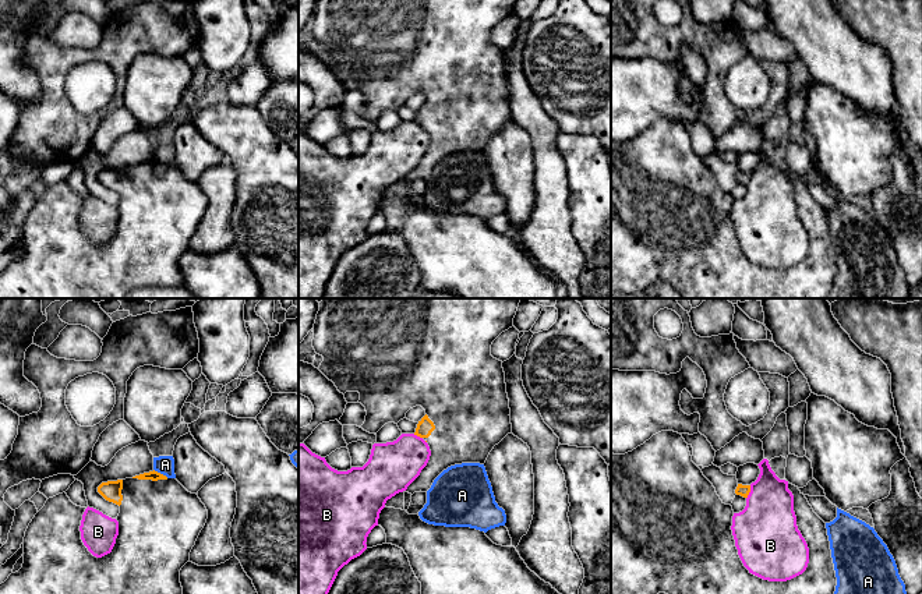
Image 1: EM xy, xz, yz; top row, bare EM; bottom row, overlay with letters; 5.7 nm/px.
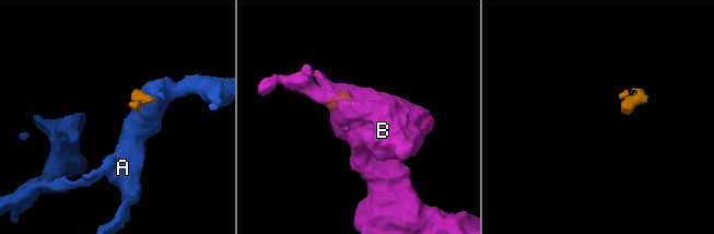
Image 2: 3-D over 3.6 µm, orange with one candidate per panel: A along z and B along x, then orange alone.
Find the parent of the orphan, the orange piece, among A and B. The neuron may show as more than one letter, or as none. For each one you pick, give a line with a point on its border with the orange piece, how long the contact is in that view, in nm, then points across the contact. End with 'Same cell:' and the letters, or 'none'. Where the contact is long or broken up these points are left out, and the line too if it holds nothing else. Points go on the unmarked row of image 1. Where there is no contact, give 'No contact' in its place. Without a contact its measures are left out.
Same cell: none

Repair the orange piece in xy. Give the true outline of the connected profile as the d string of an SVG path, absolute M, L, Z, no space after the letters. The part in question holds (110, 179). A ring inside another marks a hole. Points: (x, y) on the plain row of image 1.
M155 158L133 166L102 170L98 174L98 180L106 188L120 194L120 201L116 206L119 209L119 223L112 240L102 245L96 245L84 233L80 213L86 195L74 192L66 180L49 185L45 194L35 202L25 219L22 255L18 259L11 261L8 266L0 272L0 298L127 298L127 296L135 289L155 287L159 284L183 286L180 258L187 250L190 250L190 240L208 206L208 198L198 183L188 180L176 166L167 166Z

